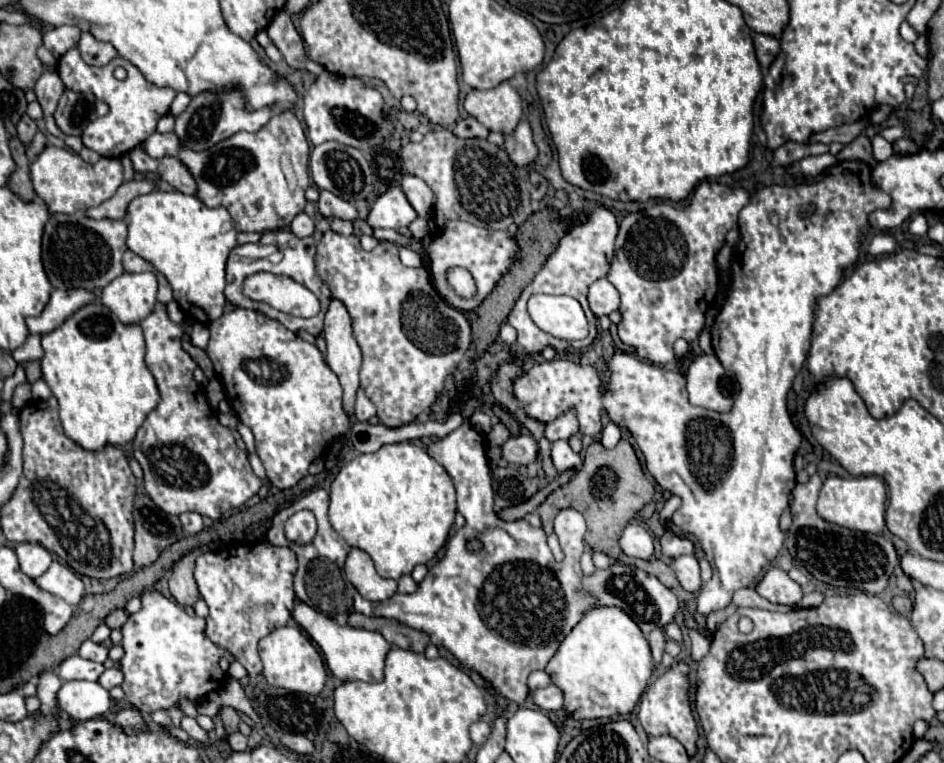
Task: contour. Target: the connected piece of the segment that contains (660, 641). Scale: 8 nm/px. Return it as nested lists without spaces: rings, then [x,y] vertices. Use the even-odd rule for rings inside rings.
[[[653,630],[647,640],[649,640],[651,652],[653,652],[653,660],[661,662],[661,654],[663,654],[663,648],[665,648],[665,634],[661,630]]]

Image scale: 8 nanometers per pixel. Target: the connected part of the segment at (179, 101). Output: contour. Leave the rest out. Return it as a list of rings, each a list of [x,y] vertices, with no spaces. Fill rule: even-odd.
[[[179,92],[177,96],[175,96],[175,100],[173,100],[173,104],[171,104],[171,114],[175,116],[175,114],[181,114],[185,108],[187,108],[187,102],[191,100],[191,96],[189,94],[185,94],[185,92]]]

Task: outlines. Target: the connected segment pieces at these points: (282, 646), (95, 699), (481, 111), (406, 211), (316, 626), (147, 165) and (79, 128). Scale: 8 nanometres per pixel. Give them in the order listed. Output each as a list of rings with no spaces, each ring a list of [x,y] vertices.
[[[281,626],[261,638],[259,642],[259,656],[263,662],[263,676],[267,684],[285,688],[289,692],[301,692],[301,694],[319,694],[325,686],[327,672],[323,666],[323,660],[317,652],[317,648],[311,644],[311,640],[301,632],[299,626]]]
[[[63,682],[57,692],[59,708],[75,720],[91,720],[103,716],[111,708],[111,696],[99,682]]]
[[[507,80],[489,90],[471,90],[463,108],[493,132],[511,134],[523,116],[521,98]]]
[[[389,186],[377,200],[373,202],[367,224],[371,228],[405,228],[417,218],[413,206],[407,202],[403,190],[399,186]]]
[[[295,602],[295,608],[291,612],[293,620],[311,636],[311,640],[321,648],[327,666],[331,674],[337,680],[363,680],[363,682],[375,682],[383,678],[383,662],[385,654],[391,648],[385,638],[379,632],[369,632],[363,628],[351,628],[351,626],[339,626],[325,614],[313,610],[305,602]]]
[[[135,150],[133,164],[135,164],[137,172],[157,172],[165,182],[169,182],[175,190],[179,190],[183,194],[195,194],[195,190],[197,190],[195,180],[191,178],[187,168],[177,158],[171,158],[171,156],[149,158],[141,150]]]
[[[73,90],[63,92],[59,106],[55,110],[55,122],[65,134],[81,136],[85,126],[97,118],[99,118],[97,104],[91,96]]]

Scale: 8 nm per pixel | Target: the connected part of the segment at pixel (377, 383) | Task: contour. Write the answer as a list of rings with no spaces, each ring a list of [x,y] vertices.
[[[327,230],[317,244],[315,268],[321,280],[329,284],[331,296],[339,298],[353,320],[353,336],[363,352],[361,364],[361,388],[367,398],[375,404],[381,424],[397,428],[401,424],[413,422],[421,412],[429,414],[429,406],[443,388],[447,374],[455,372],[455,366],[465,356],[471,336],[469,322],[465,316],[449,306],[433,288],[427,268],[407,268],[401,264],[397,246],[393,242],[379,242],[371,252],[361,250],[359,238],[355,234],[341,236],[333,230]]]

